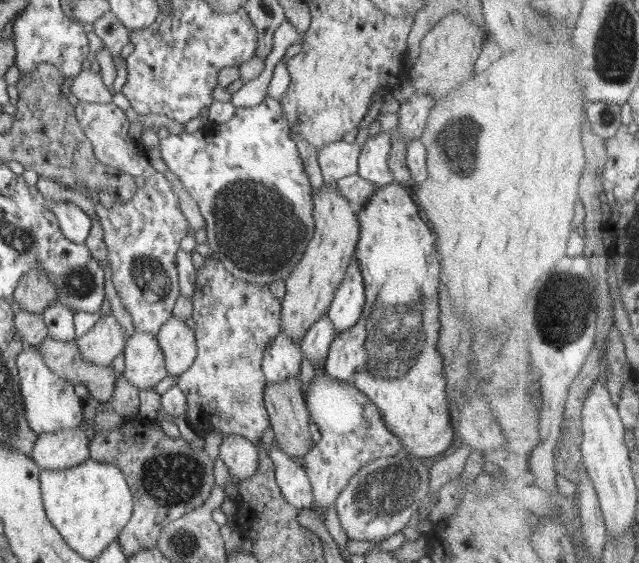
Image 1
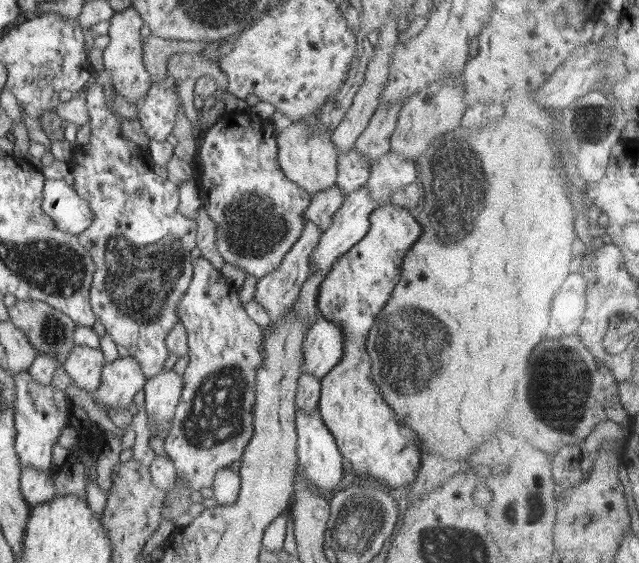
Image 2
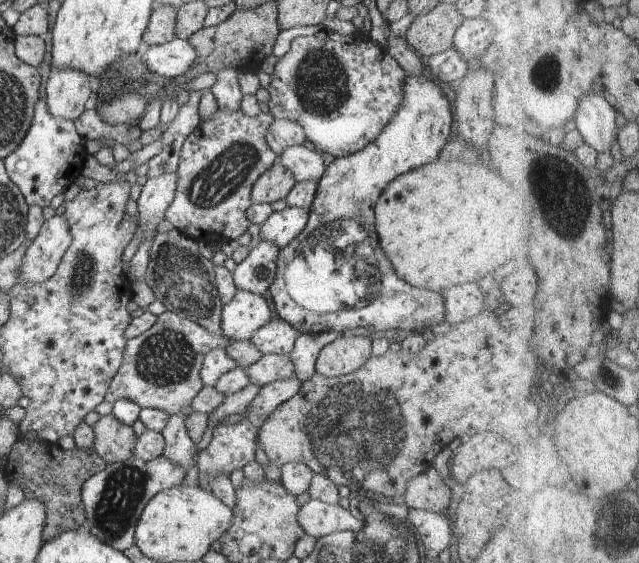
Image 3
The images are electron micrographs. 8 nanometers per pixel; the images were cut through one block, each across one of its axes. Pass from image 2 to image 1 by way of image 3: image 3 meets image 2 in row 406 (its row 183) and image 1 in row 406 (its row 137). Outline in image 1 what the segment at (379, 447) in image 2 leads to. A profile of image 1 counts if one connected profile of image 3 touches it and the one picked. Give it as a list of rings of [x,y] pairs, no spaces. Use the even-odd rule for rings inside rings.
[[[396,182],[382,186],[357,208],[360,236],[354,255],[365,285],[365,305],[353,327],[338,333],[325,361],[325,372],[333,379],[359,388],[382,413],[390,431],[400,440],[403,452],[432,461],[456,438],[453,436],[446,398],[444,358],[436,349],[440,336],[438,319],[440,255],[434,247],[435,231],[418,214],[418,206]]]

